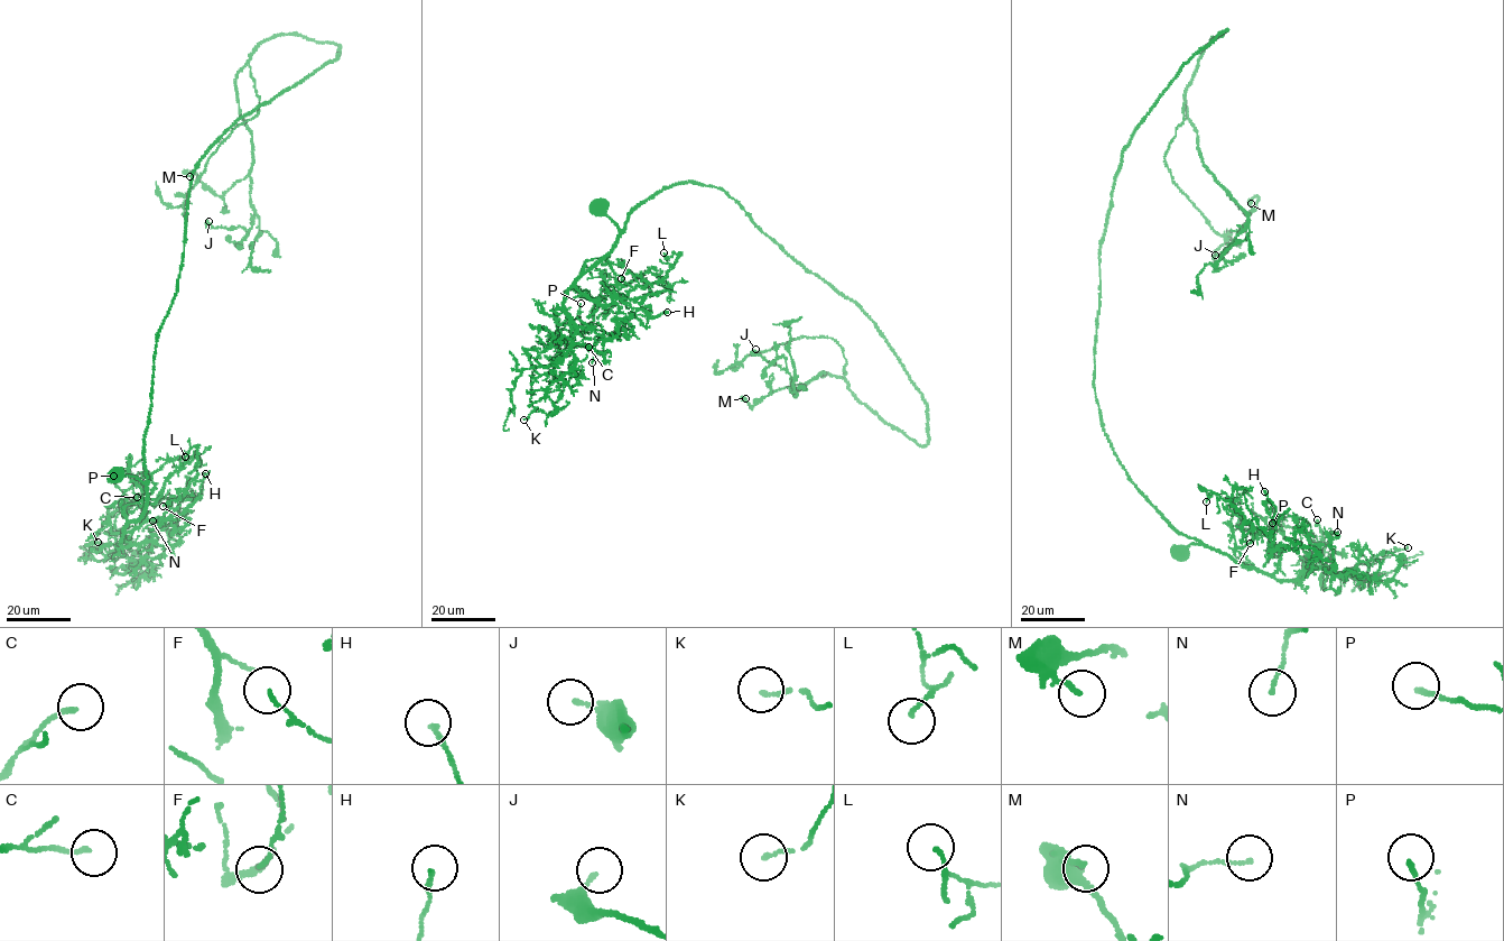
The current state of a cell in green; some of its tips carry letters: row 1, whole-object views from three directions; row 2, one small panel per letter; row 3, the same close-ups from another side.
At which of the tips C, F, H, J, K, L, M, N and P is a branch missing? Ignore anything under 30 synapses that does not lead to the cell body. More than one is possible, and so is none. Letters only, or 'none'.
none

